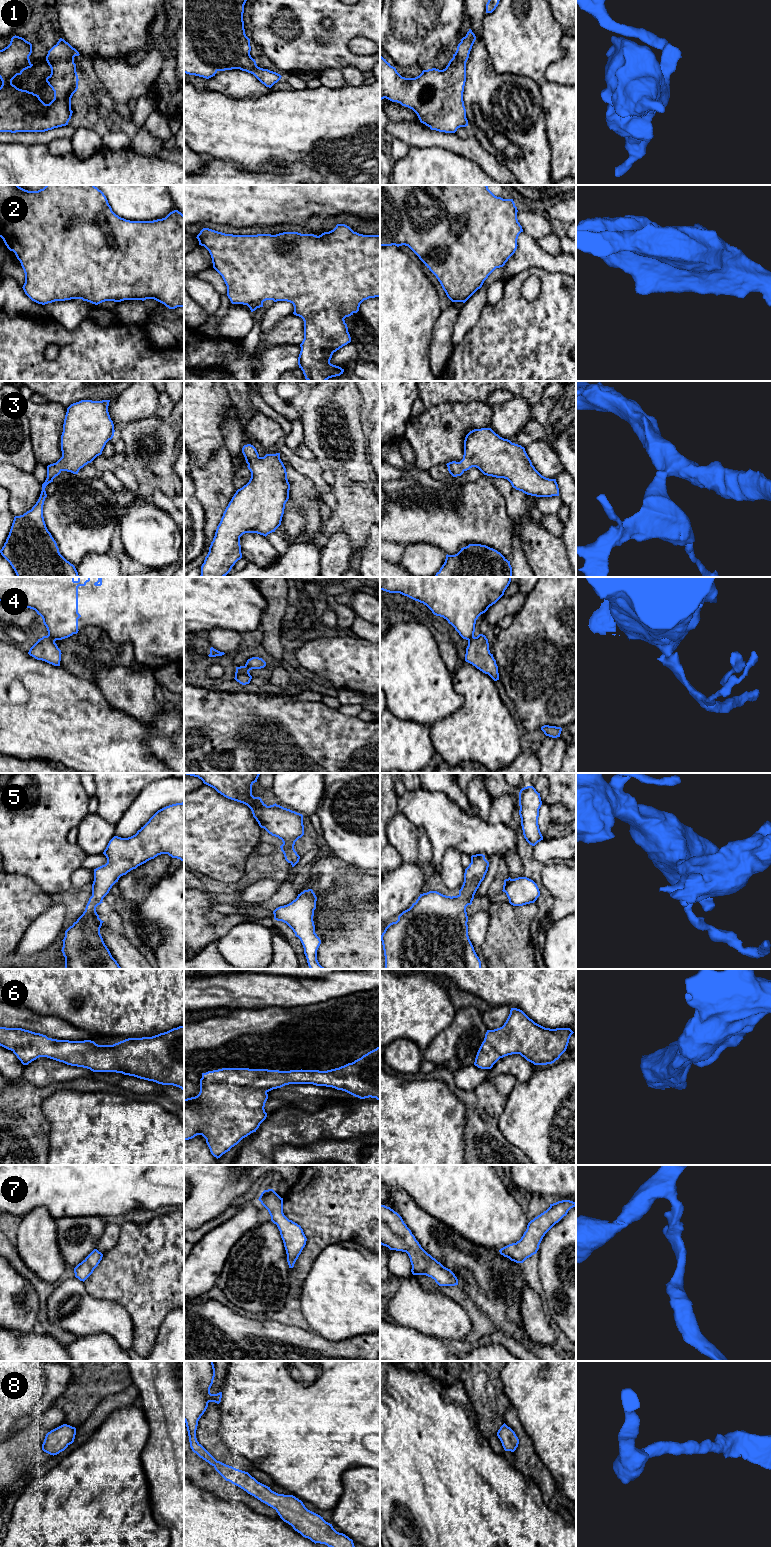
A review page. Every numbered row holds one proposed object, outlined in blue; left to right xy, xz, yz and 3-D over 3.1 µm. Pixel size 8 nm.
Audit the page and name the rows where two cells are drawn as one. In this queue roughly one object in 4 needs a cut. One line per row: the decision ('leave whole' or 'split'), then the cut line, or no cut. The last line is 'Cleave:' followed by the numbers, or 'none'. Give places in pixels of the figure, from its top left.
1: leave whole; no cut
2: leave whole; no cut
3: leave whole; no cut
4: split; cut in xy along (47, 635), (54, 641)
5: leave whole; no cut
6: leave whole; no cut
7: leave whole; no cut
8: leave whole; no cut
Cleave: 4

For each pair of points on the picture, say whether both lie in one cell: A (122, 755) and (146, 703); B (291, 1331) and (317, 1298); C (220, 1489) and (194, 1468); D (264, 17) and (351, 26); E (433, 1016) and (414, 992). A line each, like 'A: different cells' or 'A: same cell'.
A: different cells
B: different cells
C: same cell
D: same cell
E: same cell

